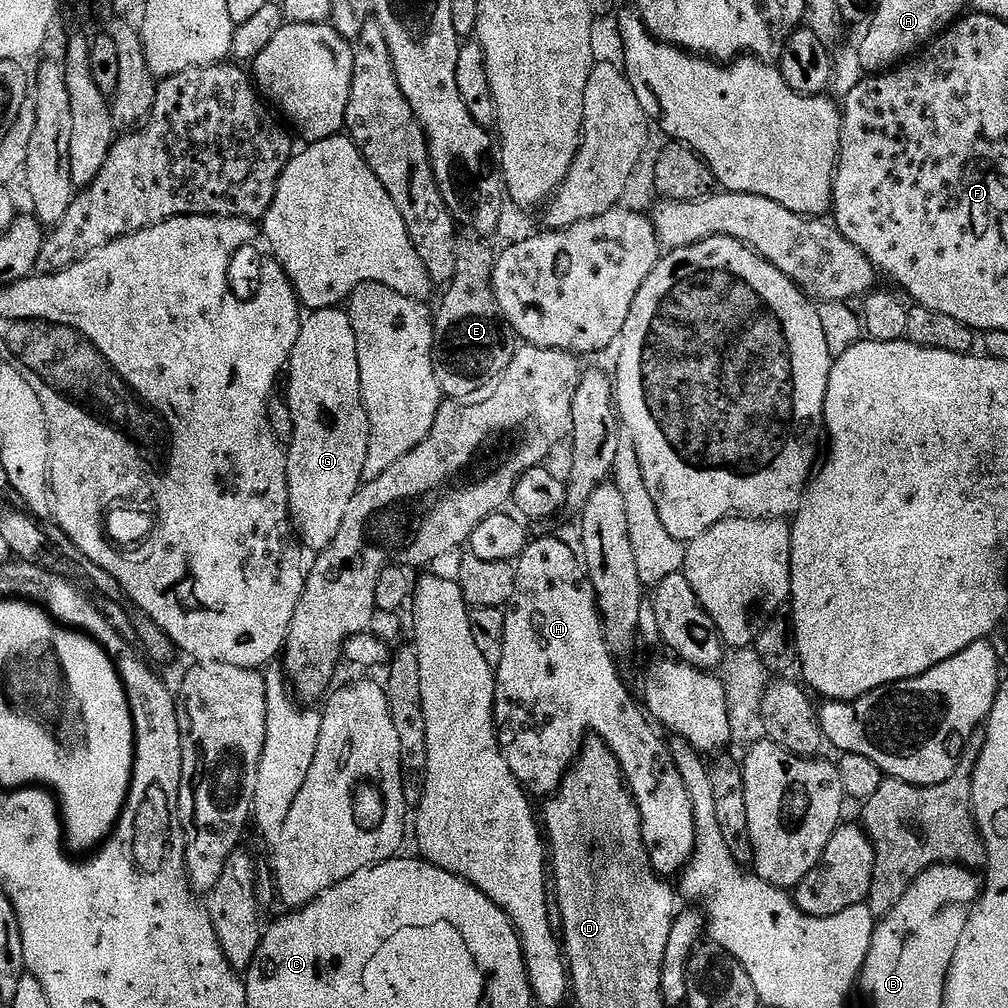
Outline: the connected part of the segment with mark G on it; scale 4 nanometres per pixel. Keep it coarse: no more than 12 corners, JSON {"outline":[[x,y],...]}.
{"outline":[[343,307],[286,365],[288,514],[325,552],[366,480],[368,416]]}

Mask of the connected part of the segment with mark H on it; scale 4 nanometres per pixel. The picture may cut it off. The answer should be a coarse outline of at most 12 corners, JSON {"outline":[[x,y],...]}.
{"outline":[[563,539],[515,561],[494,669],[500,753],[529,797],[586,737],[618,758],[652,869],[694,806],[612,661]]}

